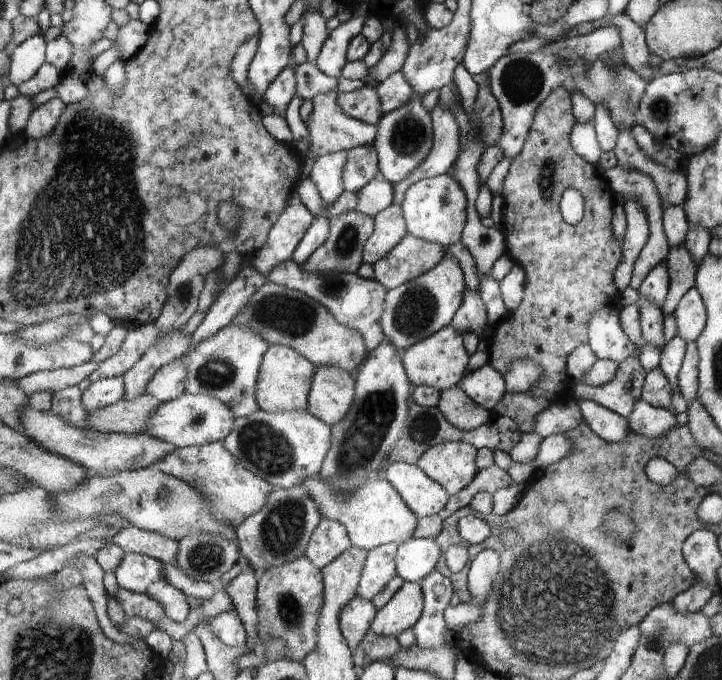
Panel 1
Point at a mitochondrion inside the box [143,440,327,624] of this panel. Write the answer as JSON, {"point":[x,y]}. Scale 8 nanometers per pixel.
{"point":[281,531]}

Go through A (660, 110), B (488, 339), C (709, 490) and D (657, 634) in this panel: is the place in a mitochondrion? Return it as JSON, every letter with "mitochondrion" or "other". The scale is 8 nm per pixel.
{"A":"mitochondrion","B":"other","C":"other","D":"mitochondrion"}

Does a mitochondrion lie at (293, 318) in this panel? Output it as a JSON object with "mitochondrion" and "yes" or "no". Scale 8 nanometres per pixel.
{"mitochondrion":"yes"}

